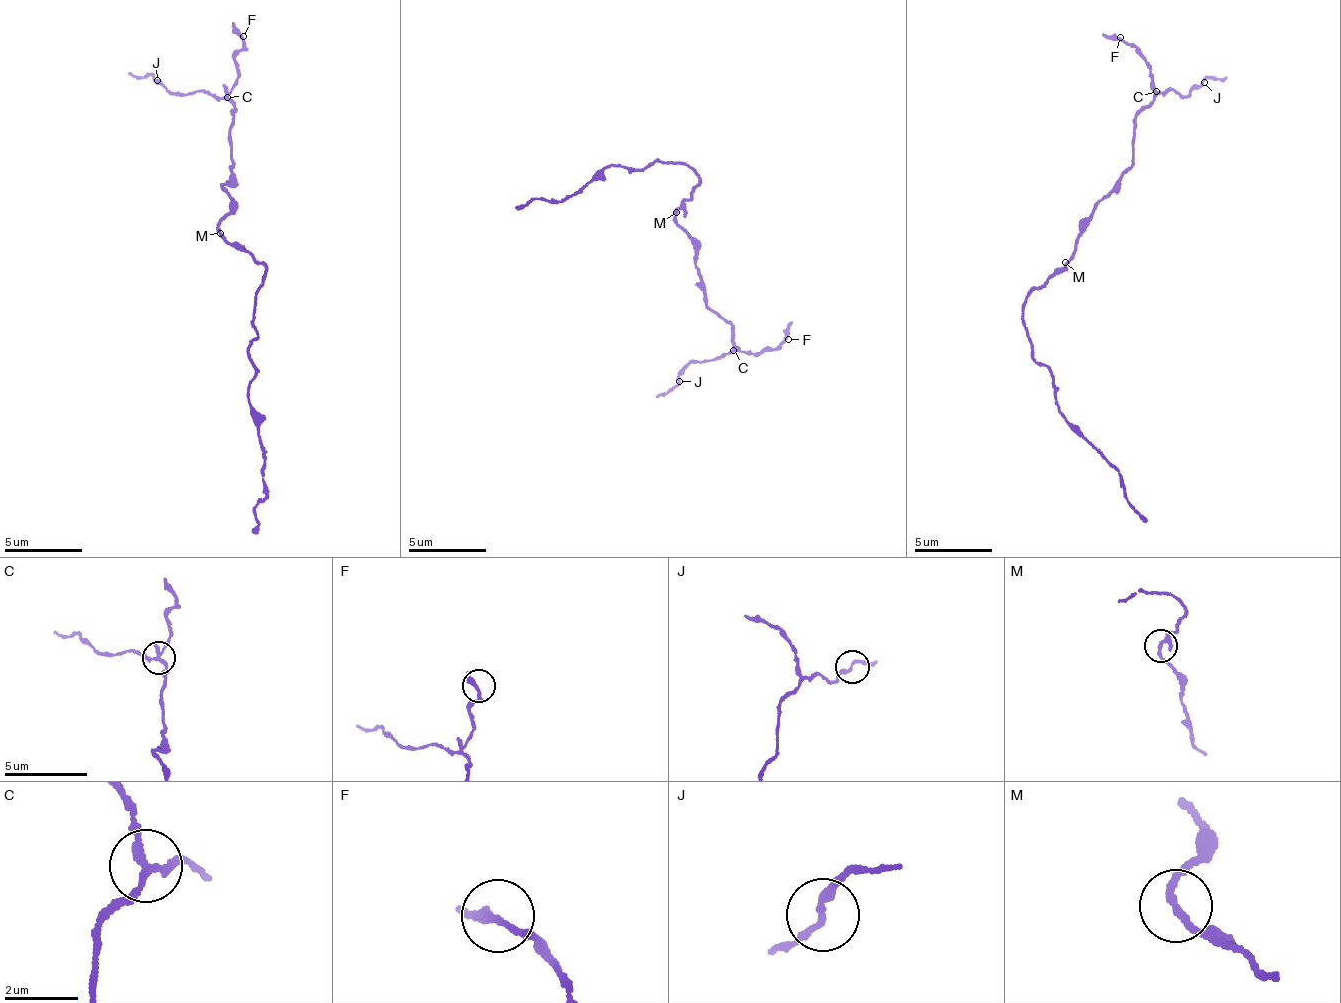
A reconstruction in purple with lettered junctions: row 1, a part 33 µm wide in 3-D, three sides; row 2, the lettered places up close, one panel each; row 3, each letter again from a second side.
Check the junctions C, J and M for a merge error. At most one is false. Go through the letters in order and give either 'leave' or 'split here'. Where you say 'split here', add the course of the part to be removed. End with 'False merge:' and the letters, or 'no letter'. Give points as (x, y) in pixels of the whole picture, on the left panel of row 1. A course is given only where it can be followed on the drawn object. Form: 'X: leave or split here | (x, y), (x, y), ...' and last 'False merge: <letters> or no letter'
C: split here | (229, 96), (239, 52), (233, 23)
J: leave
M: leave
False merge: C

